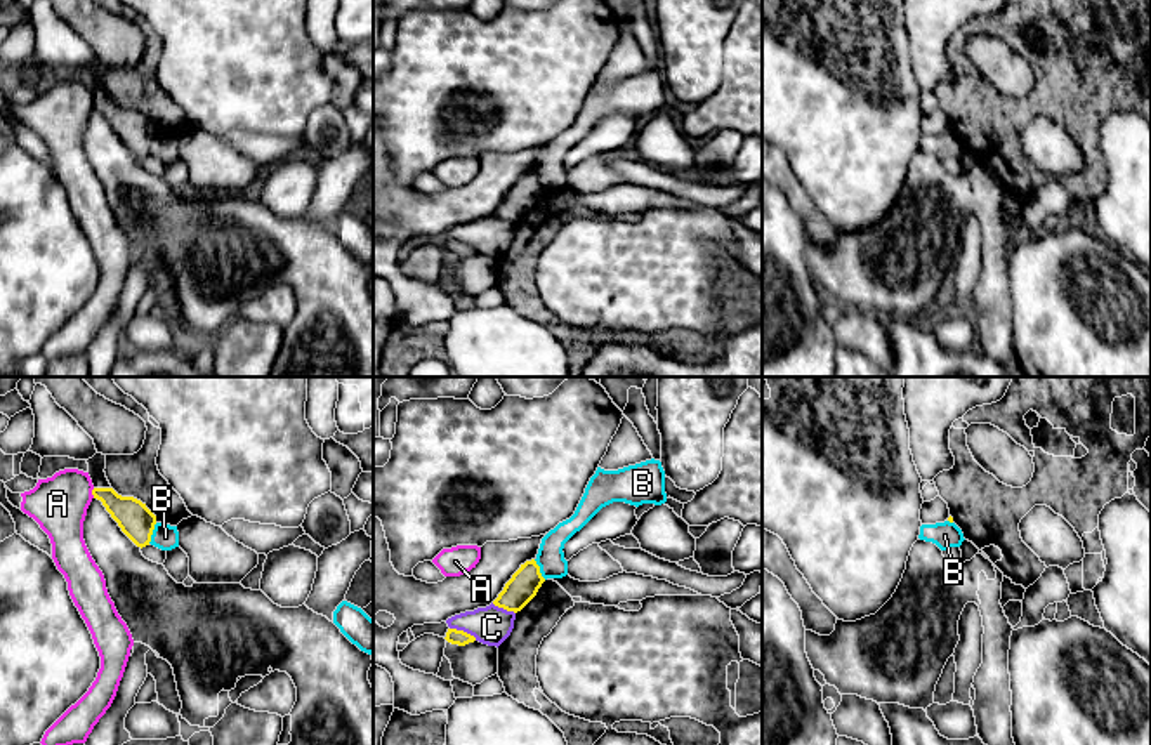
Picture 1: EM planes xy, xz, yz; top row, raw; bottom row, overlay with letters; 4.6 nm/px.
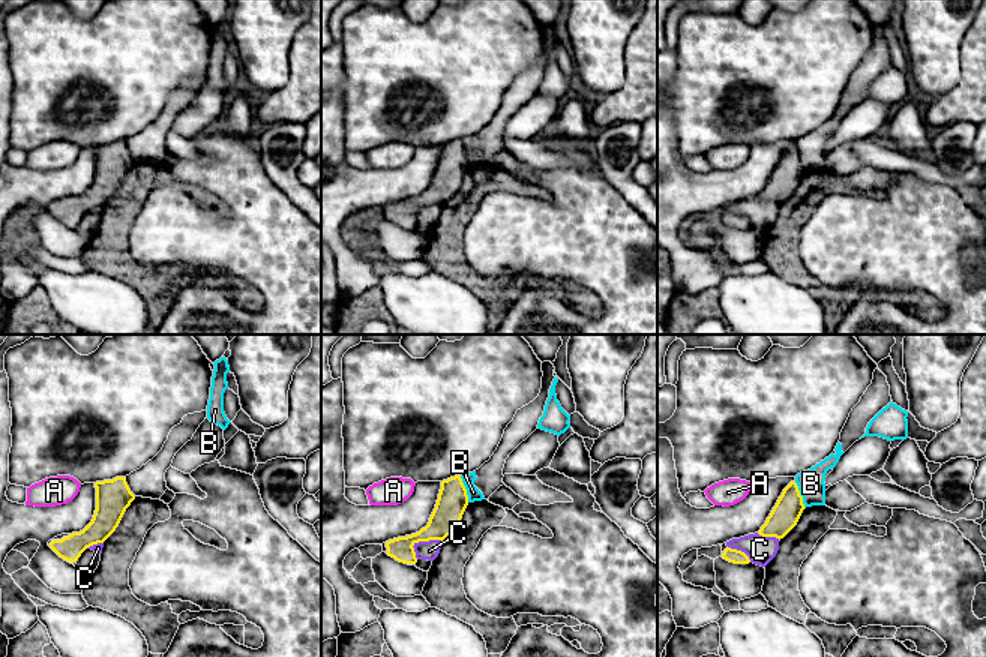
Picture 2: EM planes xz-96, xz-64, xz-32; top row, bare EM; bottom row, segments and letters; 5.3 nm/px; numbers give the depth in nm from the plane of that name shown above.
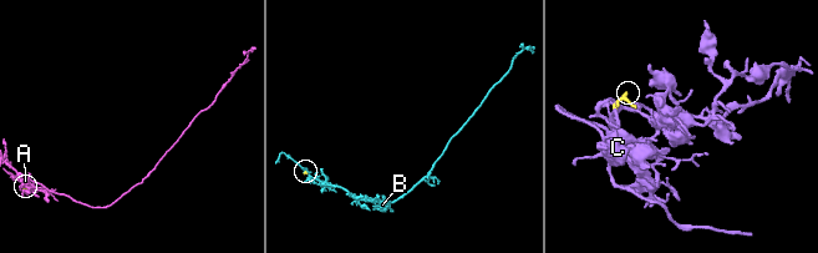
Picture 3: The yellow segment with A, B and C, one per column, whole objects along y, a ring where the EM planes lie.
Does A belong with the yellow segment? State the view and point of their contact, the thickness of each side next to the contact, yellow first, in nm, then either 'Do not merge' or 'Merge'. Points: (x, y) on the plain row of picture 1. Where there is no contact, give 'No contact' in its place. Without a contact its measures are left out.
Touches yellow at xy (92, 105). Thickness 160 nm (yellow) against 260 nm. Do not merge

